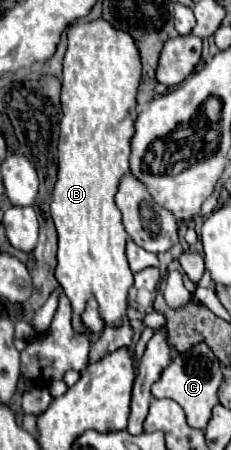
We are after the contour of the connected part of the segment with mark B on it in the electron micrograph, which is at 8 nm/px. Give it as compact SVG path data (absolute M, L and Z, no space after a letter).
M107 19L93 23L75 23L69 33L69 47L63 59L63 119L59 135L59 173L53 189L51 217L59 233L59 253L55 277L63 287L63 293L73 305L73 327L83 331L79 315L85 309L87 299L93 295L99 303L99 313L105 325L119 325L127 309L127 291L133 285L133 273L125 259L127 233L121 223L121 211L115 205L115 193L119 179L129 171L131 139L137 119L137 87L141 83L141 57L135 39L121 29L115 29Z

